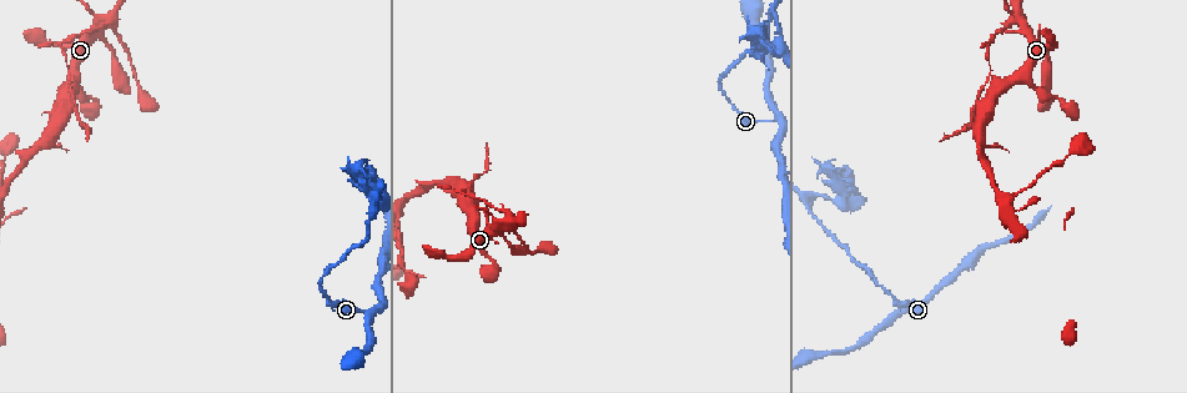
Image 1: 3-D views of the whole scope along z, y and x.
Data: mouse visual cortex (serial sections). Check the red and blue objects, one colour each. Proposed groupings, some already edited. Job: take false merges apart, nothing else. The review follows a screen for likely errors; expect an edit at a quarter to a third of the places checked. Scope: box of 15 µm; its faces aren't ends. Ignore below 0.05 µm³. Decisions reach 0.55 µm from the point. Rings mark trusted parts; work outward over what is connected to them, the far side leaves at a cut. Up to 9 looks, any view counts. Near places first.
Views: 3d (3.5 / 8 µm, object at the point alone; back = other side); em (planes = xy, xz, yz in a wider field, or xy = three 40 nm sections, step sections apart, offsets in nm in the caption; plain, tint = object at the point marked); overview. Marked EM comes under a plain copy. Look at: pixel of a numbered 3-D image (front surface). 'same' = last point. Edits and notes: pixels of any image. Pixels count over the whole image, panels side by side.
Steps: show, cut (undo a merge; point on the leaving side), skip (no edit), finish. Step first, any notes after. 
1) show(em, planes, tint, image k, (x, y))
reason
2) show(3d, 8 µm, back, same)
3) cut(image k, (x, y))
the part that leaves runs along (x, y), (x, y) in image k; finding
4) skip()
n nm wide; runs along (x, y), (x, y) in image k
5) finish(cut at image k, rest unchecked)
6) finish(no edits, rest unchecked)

show(3d, 8 µm, image 1, (70, 104))
branch point

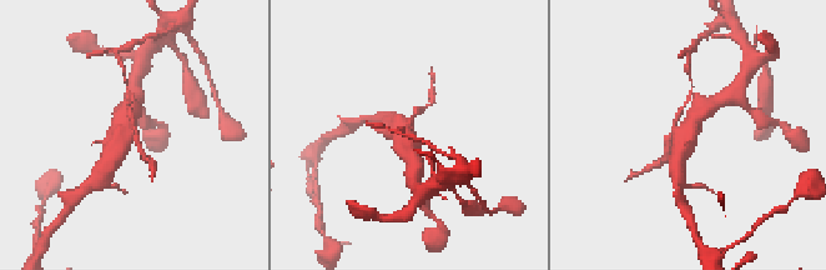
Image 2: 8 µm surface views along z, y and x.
show(em, xy, step 1, tint, image 2, (132, 130))
need the tissue

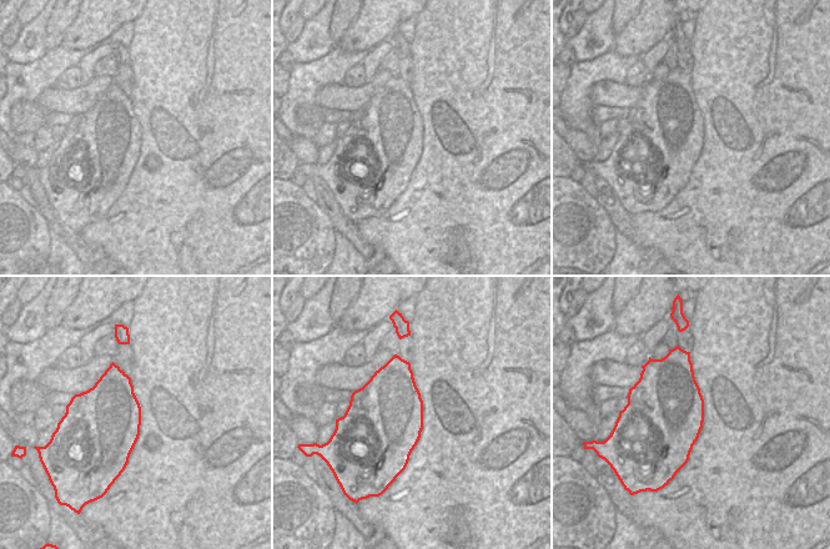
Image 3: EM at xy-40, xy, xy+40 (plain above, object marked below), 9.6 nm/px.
skip()
runs along (709, 108), (689, 128), (678, 164) in image 2; continuous, no second cell

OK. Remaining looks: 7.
show(3d, 3.5 µm, image 1, (1023, 24))
thin arm on a thick one

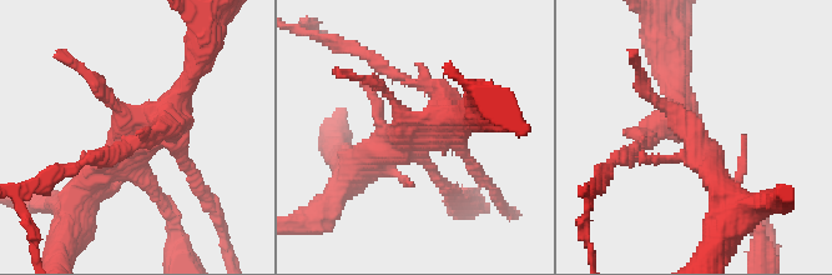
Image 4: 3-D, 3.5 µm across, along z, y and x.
show(em, xy, step 2, tint, image 4, (410, 139))
now the EM

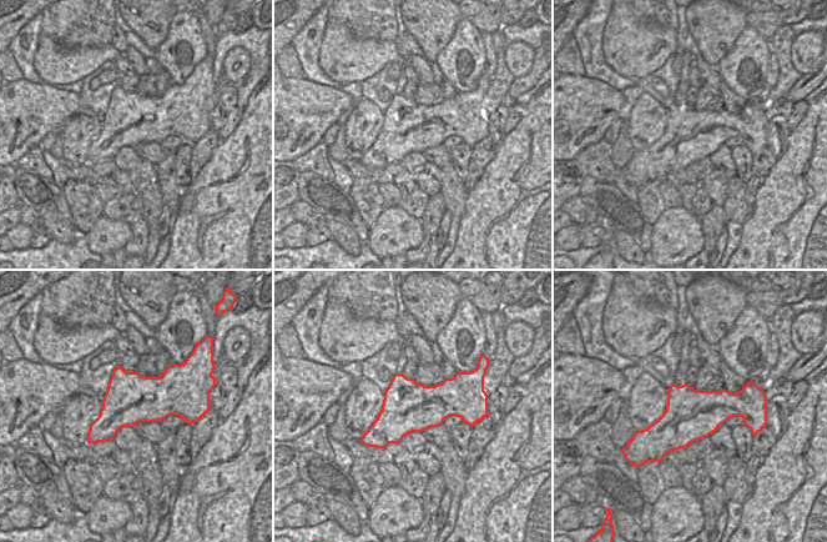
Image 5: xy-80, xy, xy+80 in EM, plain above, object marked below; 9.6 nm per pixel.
skip()
runs along (353, 173), (445, 115), (434, 90) in image 4; continuous, no second cell

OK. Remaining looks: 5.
show(3d, 3.5 µm, image 1, (355, 167))

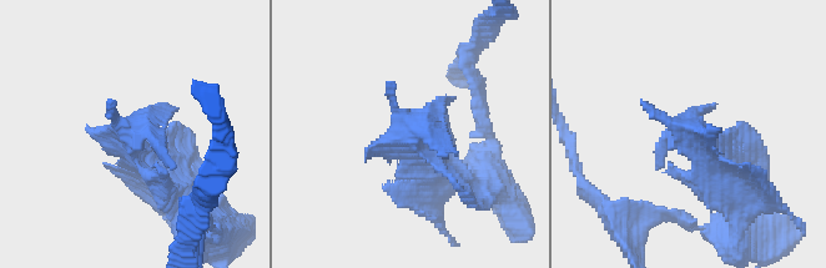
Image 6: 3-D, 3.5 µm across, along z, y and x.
show(em, planes, tint, image 6, (131, 137))

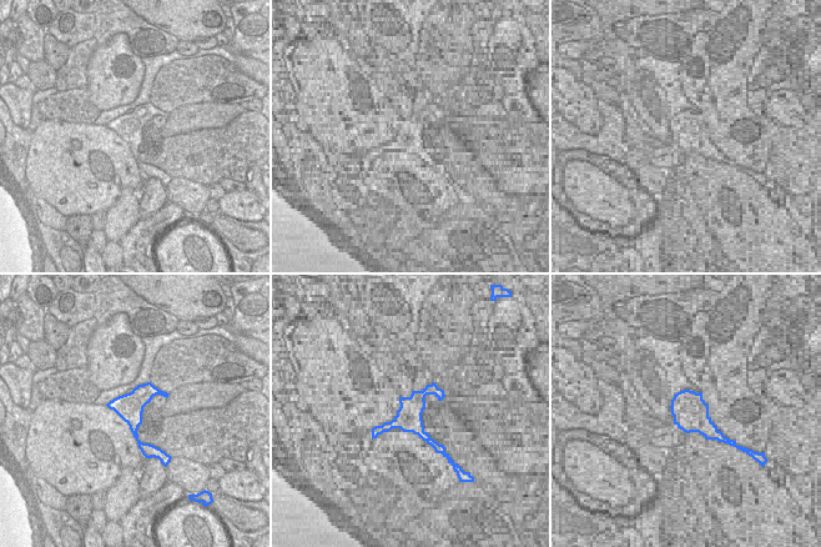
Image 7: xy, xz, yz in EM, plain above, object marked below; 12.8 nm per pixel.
show(em, xy, step 1, tint, same)
another direction

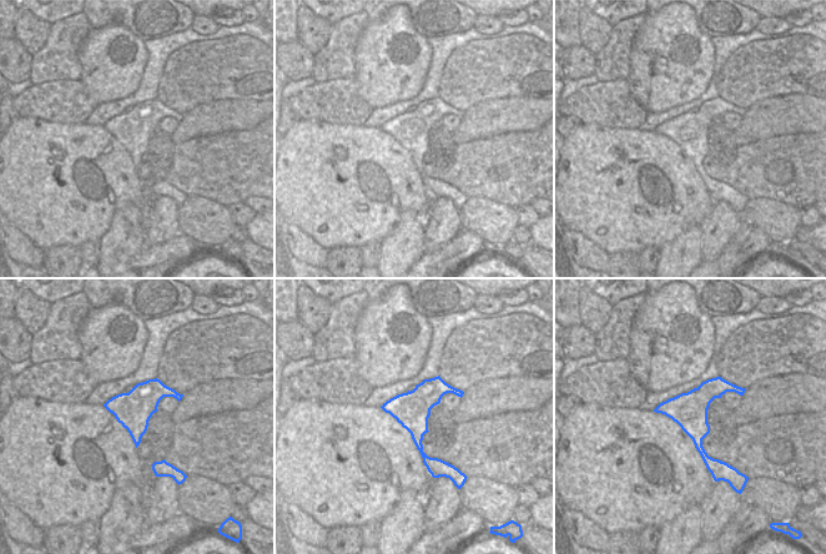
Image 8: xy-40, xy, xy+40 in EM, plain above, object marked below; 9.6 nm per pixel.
skip()
continuous, no second cell

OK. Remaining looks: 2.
finish(no edits, rest unchecked)

